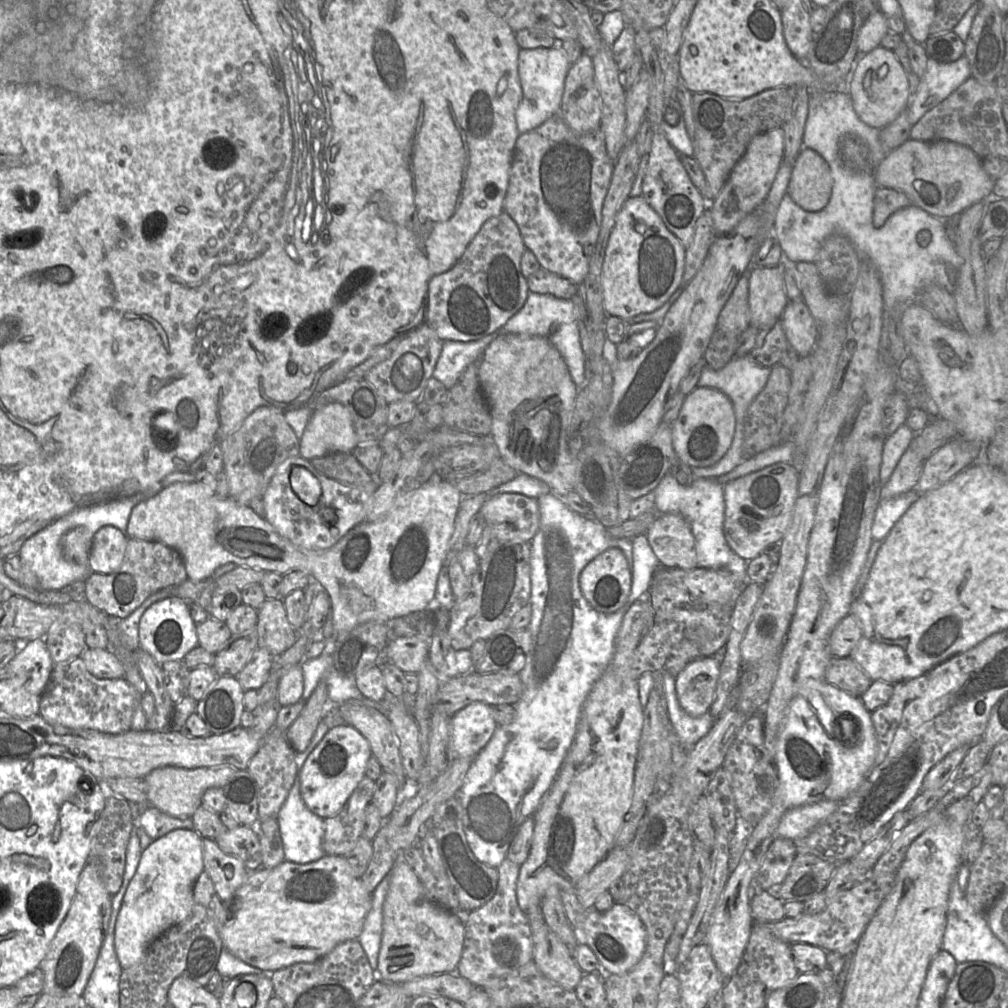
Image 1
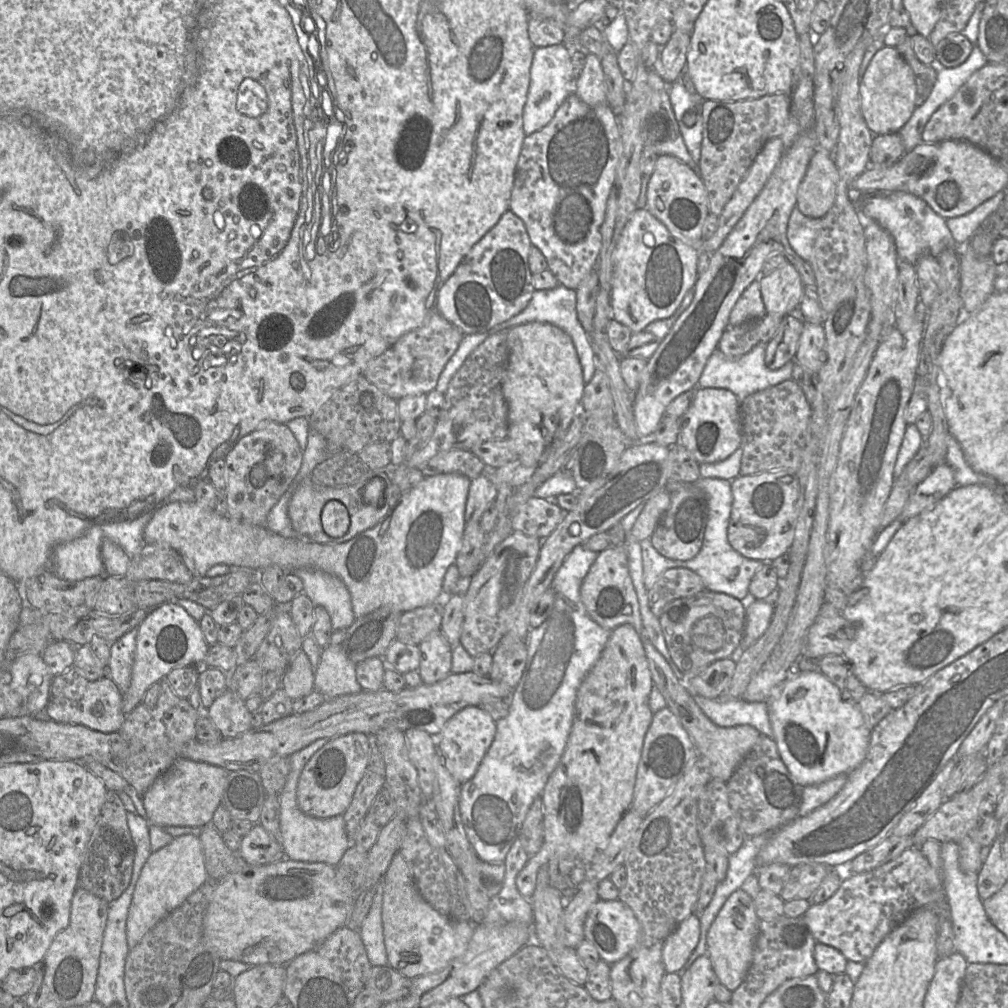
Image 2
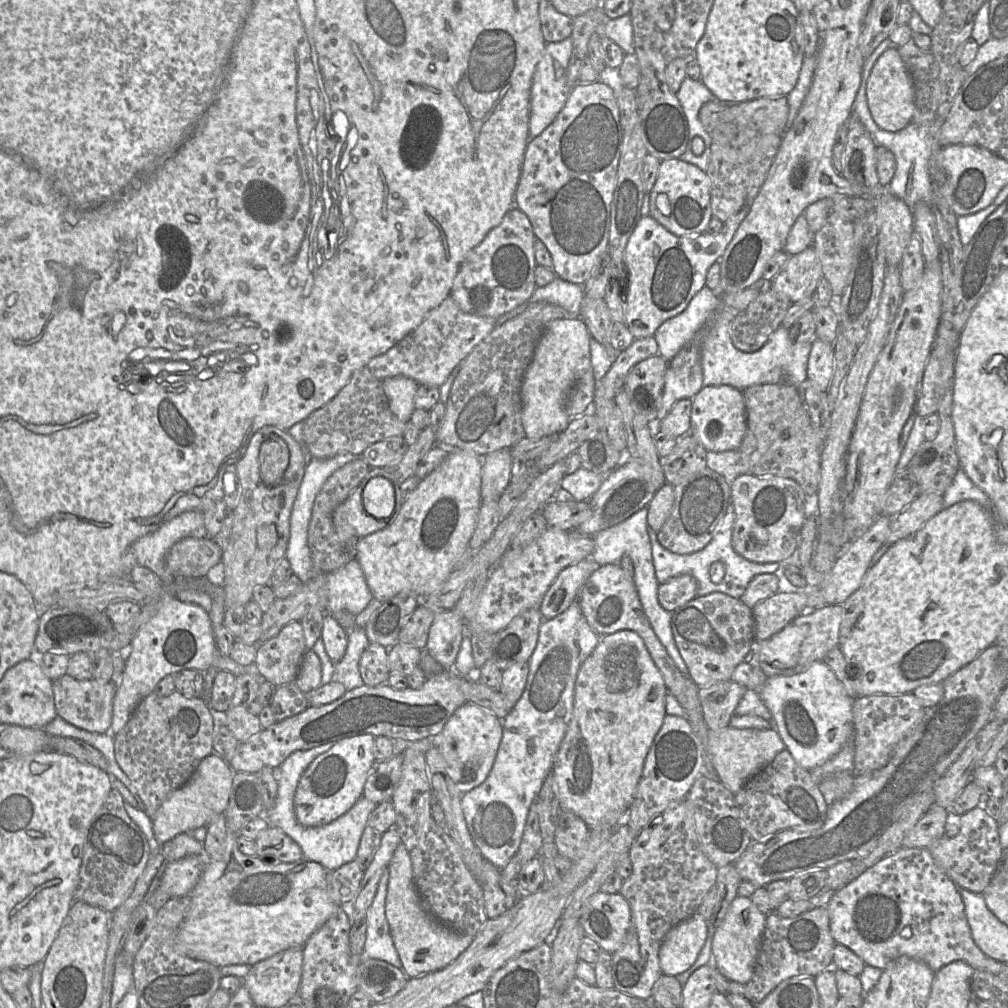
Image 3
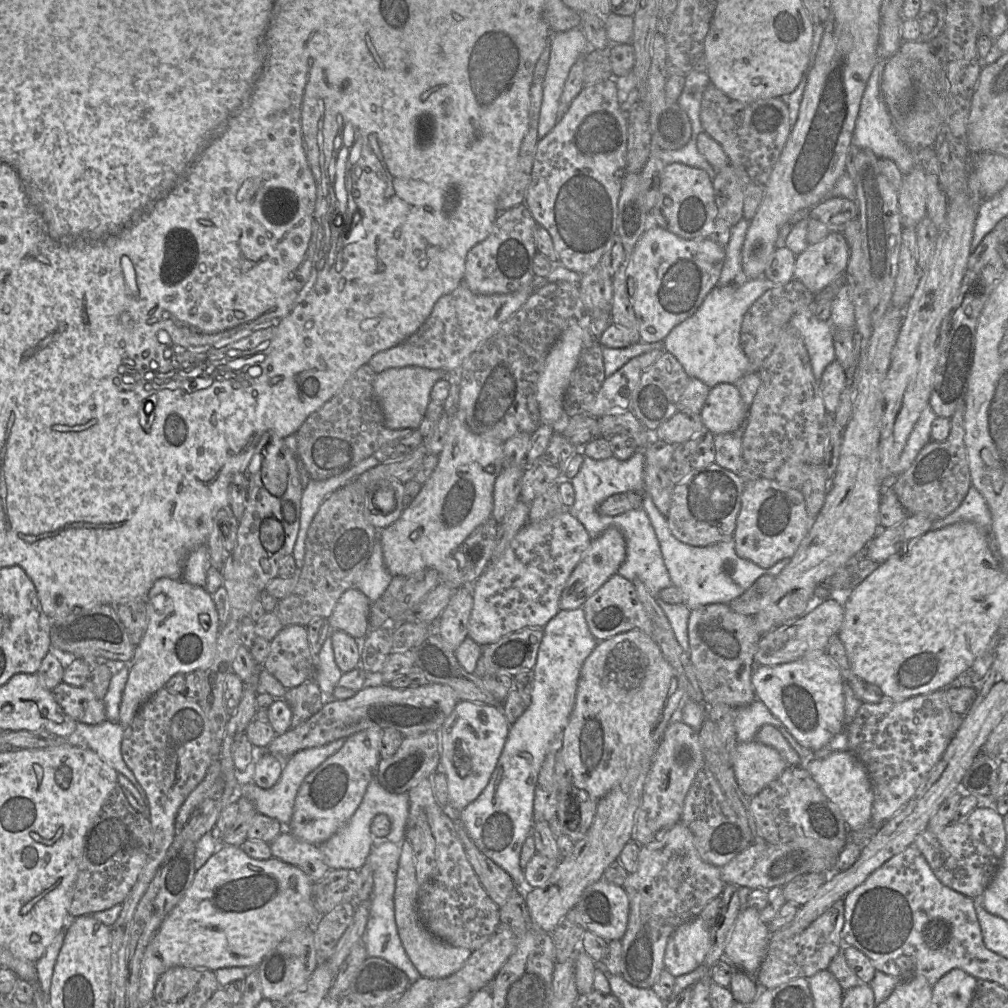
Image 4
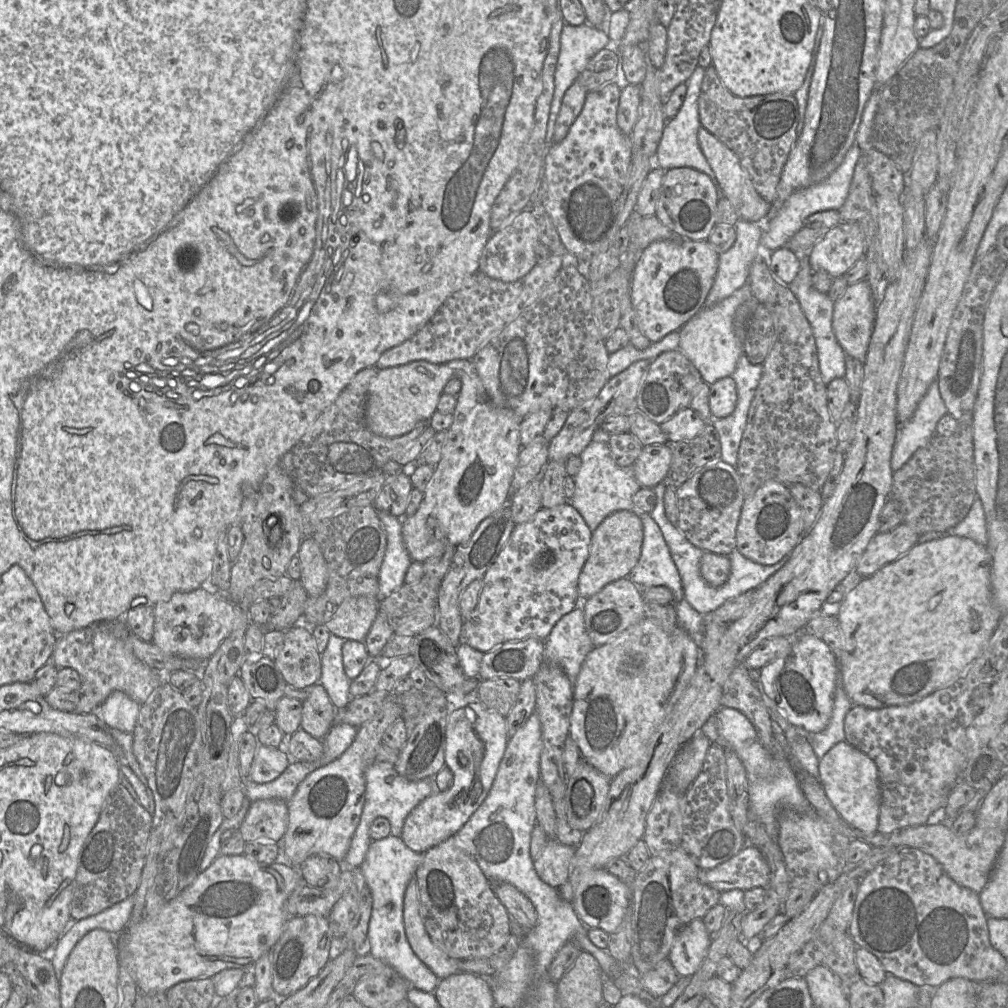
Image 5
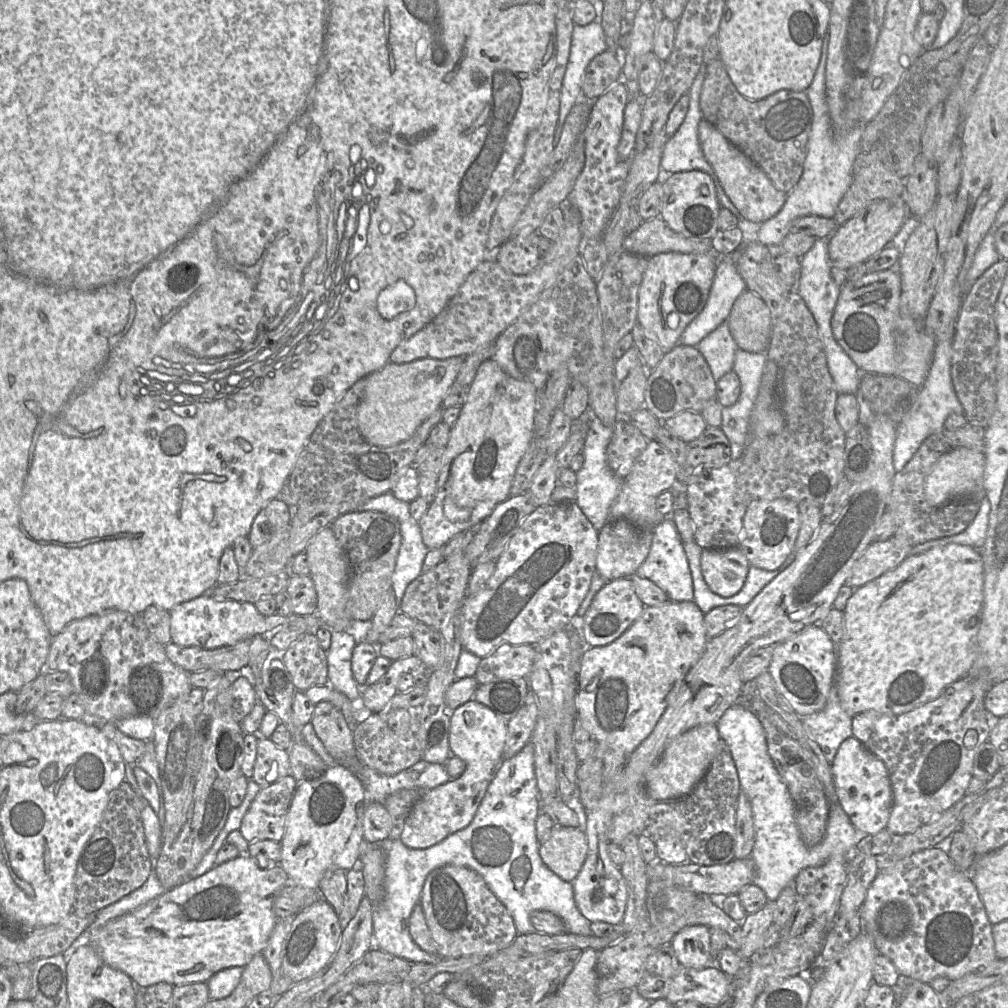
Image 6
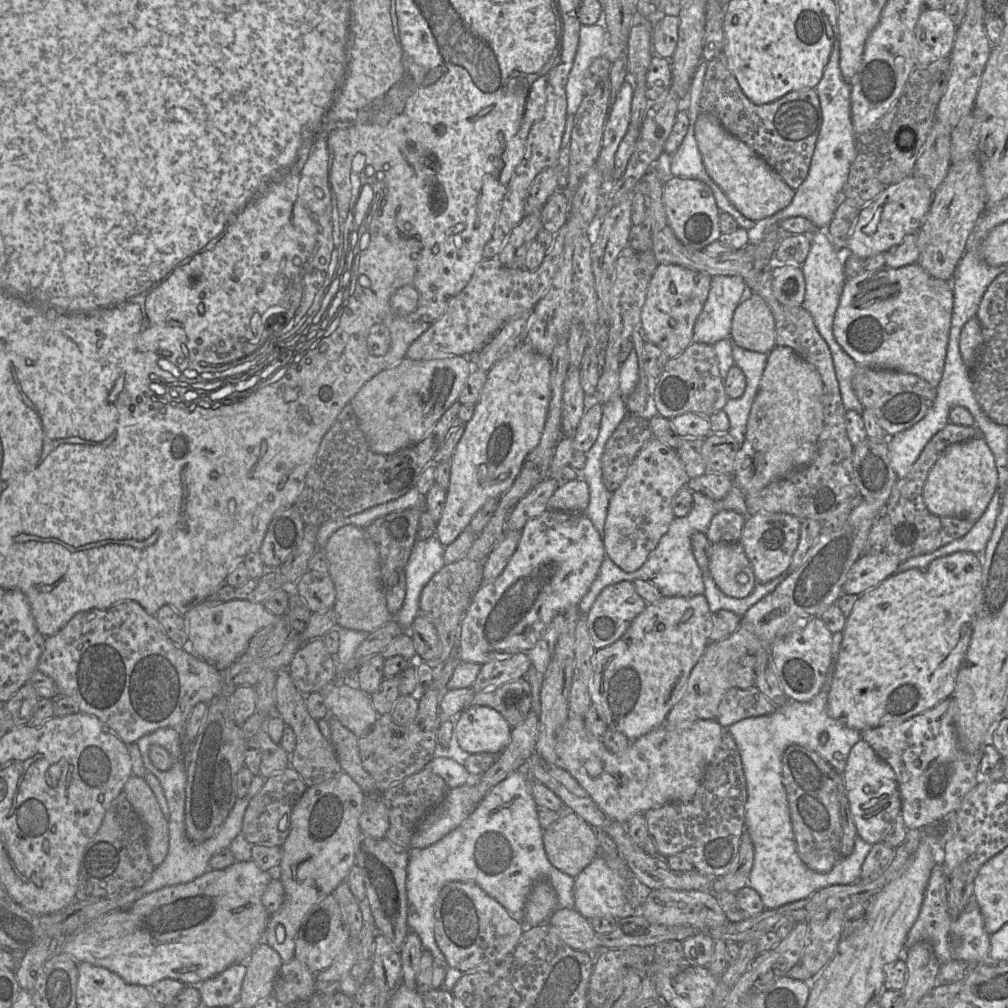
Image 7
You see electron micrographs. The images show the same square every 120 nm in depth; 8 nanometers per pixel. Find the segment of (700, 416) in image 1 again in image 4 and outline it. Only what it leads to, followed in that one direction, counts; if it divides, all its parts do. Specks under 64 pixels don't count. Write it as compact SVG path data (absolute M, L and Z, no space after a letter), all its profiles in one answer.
M722 382L710 388L700 416L705 429L715 435L744 427L747 413L748 408L735 384Z

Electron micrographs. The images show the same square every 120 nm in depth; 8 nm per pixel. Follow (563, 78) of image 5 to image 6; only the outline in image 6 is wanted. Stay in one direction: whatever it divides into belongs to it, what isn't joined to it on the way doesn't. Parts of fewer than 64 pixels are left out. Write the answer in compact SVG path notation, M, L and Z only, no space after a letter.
M599 20L585 26L574 26L569 60L561 89L559 119L553 139L555 145L561 137L571 108L580 98L583 98L582 83L589 63L596 55L607 49L609 43Z

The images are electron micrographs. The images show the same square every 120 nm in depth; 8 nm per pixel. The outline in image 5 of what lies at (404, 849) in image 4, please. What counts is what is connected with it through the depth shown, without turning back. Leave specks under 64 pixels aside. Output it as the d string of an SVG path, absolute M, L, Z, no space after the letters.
M416 878L407 885L403 901L403 921L407 940L417 957L439 978L460 971L461 960L449 957L430 938L420 915Z

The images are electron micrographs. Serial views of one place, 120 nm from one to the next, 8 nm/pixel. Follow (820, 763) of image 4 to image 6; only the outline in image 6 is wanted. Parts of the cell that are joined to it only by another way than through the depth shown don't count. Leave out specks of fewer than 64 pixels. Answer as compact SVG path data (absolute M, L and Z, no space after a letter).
M852 736L839 746L831 763L831 769L838 802L850 817L853 826L868 835L886 830L893 795L889 773L884 762Z

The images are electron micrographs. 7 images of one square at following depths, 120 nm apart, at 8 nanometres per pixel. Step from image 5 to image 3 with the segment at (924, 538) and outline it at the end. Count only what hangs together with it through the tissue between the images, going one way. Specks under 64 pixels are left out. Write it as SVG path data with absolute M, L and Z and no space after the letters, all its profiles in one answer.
M960 468L952 483L943 494L943 508L948 508L960 501L972 500L992 512L992 502L986 493L978 487Z

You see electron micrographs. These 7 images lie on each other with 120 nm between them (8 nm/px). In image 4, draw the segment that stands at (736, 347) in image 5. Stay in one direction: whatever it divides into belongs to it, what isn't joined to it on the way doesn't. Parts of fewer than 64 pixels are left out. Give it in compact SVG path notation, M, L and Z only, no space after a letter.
M758 277L755 279L743 279L742 282L734 282L732 284L724 285L724 286L716 285L705 297L704 301L702 302L701 306L697 309L697 311L692 316L690 316L689 318L687 318L686 320L684 320L683 322L675 326L669 332L669 334L663 340L663 349L666 352L671 353L677 358L677 360L680 362L680 364L683 366L683 368L685 369L685 371L690 377L703 381L709 388L712 388L722 382L734 384L743 375L747 373L757 372L757 371L759 372L761 368L761 364L754 364L753 362L751 362L748 359L748 357L744 354L740 346L740 329L741 329L743 317L747 312L747 310L749 309L749 307L771 286L776 286L776 285L771 285L771 282L765 277Z

